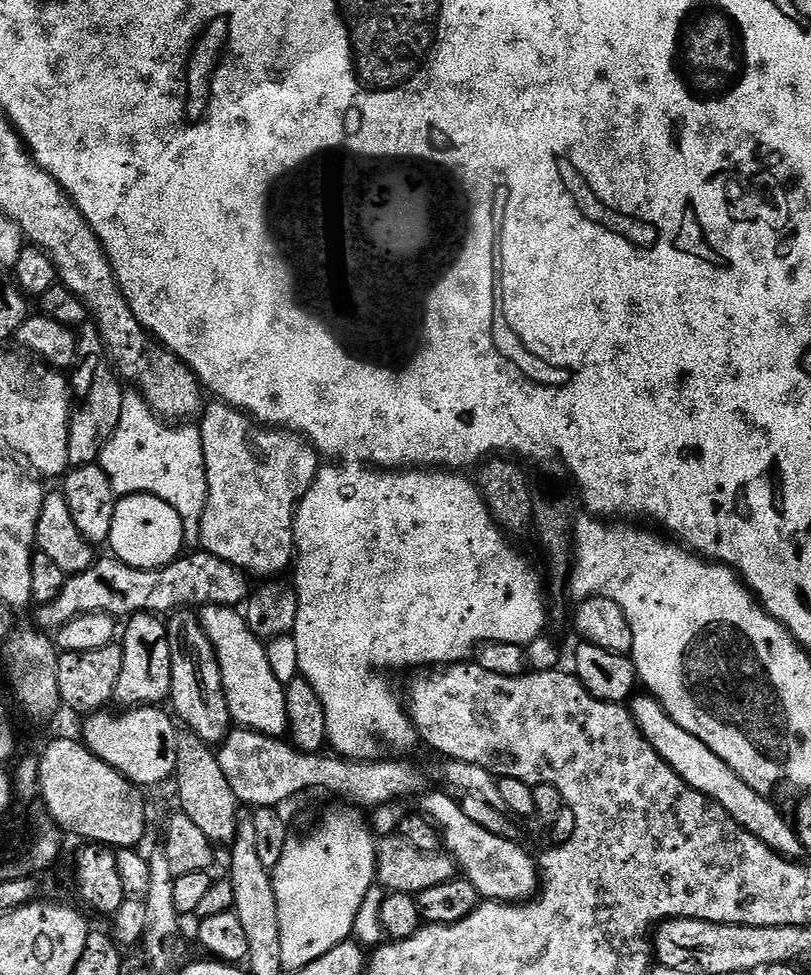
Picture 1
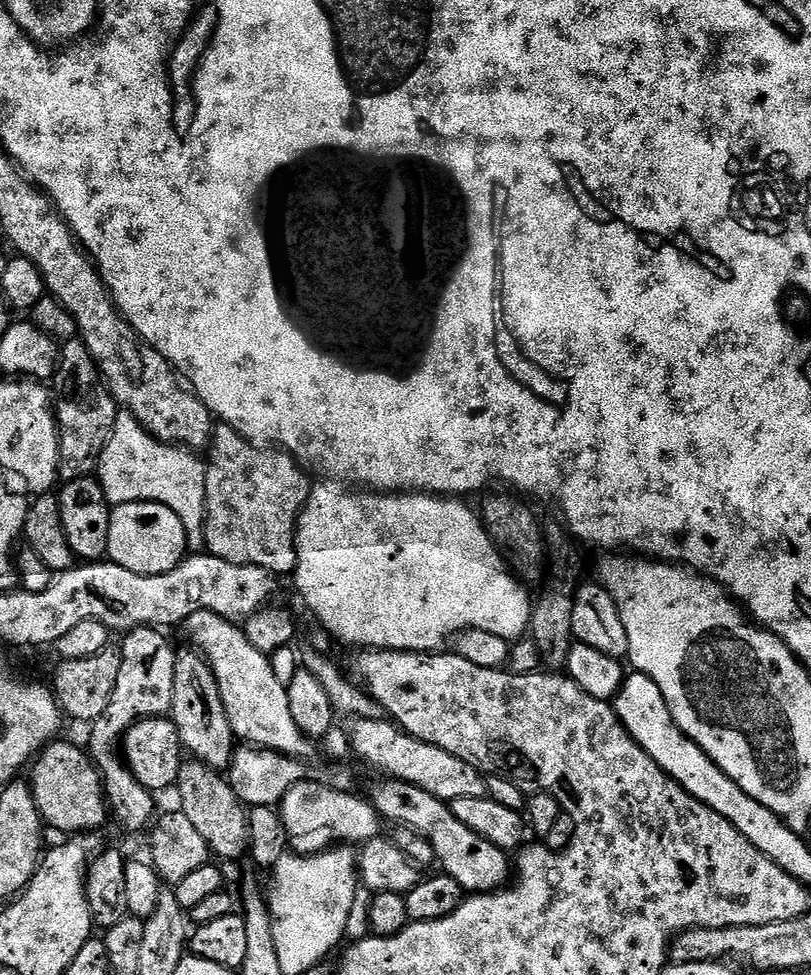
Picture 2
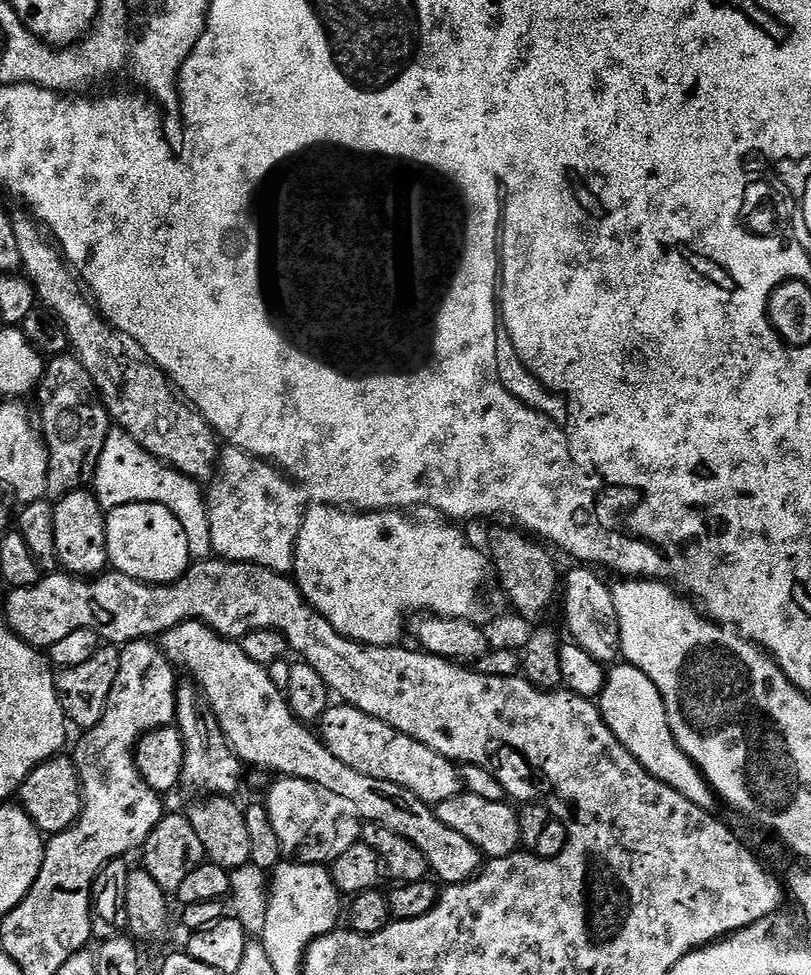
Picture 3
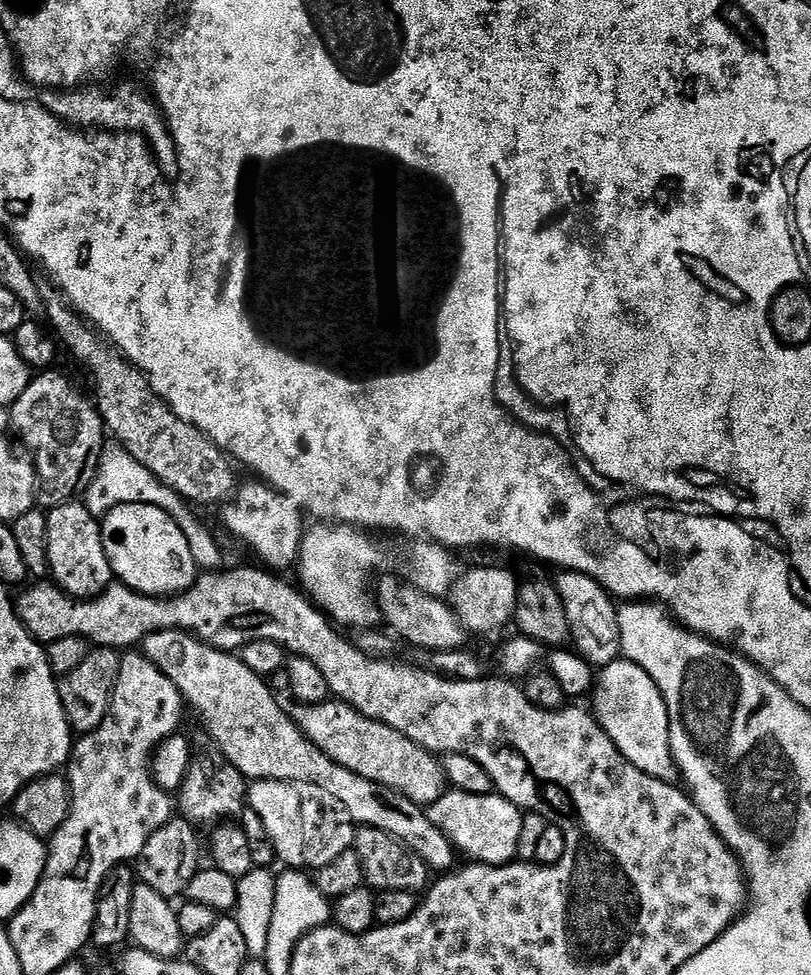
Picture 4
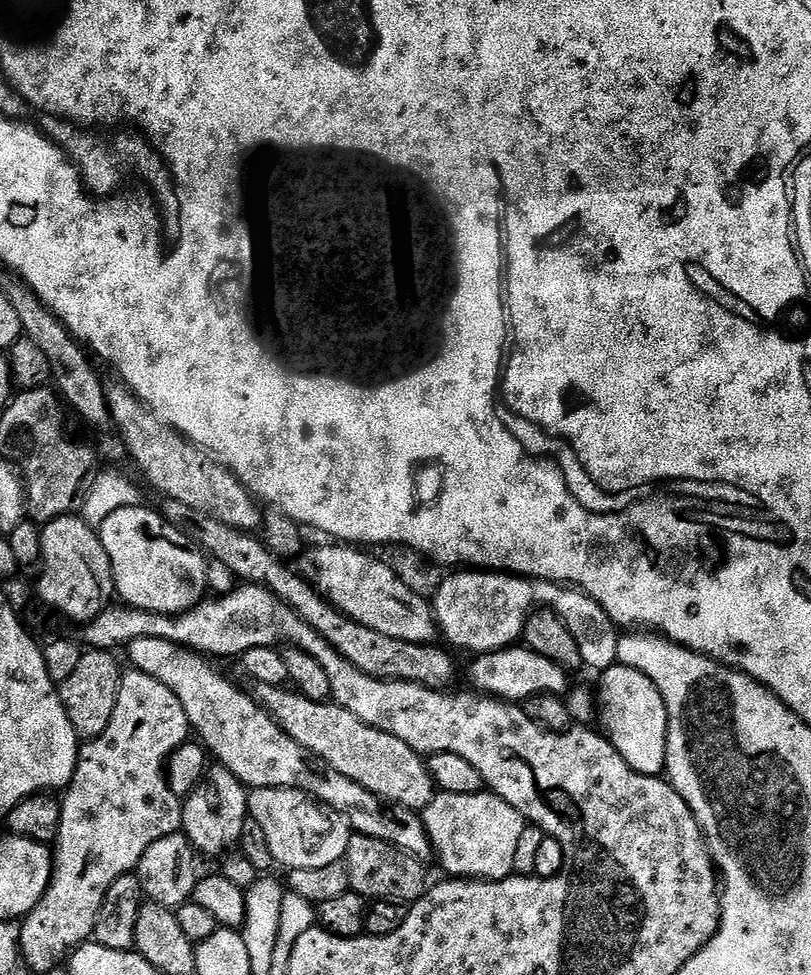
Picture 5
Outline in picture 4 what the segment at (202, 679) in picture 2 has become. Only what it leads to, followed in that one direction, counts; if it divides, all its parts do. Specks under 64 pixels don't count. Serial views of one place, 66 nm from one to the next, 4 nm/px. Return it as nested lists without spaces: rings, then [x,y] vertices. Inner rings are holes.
[[[205,742],[201,748],[199,745],[193,751],[192,762],[180,787],[178,793],[179,815],[193,826],[201,826],[200,824],[216,826],[221,822],[231,821],[233,818],[239,817],[248,804],[249,785],[248,777],[243,776],[230,763],[226,754],[222,754],[222,750],[217,744]]]

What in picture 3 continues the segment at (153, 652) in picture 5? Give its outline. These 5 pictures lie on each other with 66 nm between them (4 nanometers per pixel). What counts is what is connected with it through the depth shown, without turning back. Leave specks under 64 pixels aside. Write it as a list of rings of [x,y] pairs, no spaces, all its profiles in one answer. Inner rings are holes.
[[[187,620],[166,630],[164,635],[159,637],[158,643],[173,668],[194,678],[200,685],[222,726],[222,732],[226,734],[230,742],[232,751],[245,765],[253,764],[256,768],[277,772],[275,775],[280,778],[308,779],[320,786],[326,786],[326,789],[345,797],[347,801],[354,802],[354,807],[358,810],[362,821],[386,830],[394,830],[394,834],[402,834],[402,838],[414,842],[426,854],[431,875],[441,885],[465,884],[481,871],[480,848],[474,842],[470,842],[470,838],[458,834],[458,830],[450,830],[446,822],[437,818],[433,805],[424,804],[422,798],[418,798],[417,794],[404,786],[398,786],[395,782],[382,781],[380,778],[367,777],[366,774],[354,770],[353,766],[342,762],[342,759],[336,758],[321,737],[315,731],[312,733],[313,729],[309,725],[297,720],[296,715],[290,710],[287,695],[278,686],[274,686],[267,667],[254,662],[254,658],[250,658],[250,654],[246,654],[246,650],[237,641],[220,636],[210,625],[203,624],[200,620]]]

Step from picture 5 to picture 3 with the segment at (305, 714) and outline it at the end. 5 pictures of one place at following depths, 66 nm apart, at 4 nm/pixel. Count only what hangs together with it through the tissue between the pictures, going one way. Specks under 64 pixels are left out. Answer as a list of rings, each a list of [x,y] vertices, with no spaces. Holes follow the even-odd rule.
[[[345,704],[331,705],[320,721],[320,736],[336,758],[367,777],[395,782],[422,798],[424,804],[441,804],[465,789],[463,773],[455,761],[430,750],[424,743],[394,730],[388,723]]]

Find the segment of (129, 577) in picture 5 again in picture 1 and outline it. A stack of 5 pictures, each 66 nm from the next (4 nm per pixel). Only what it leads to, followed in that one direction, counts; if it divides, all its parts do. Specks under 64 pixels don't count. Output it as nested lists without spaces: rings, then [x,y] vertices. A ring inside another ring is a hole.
[[[125,496],[117,499],[114,526],[110,526],[108,539],[111,555],[135,568],[165,568],[171,560],[185,551],[184,523],[162,498],[157,496]]]

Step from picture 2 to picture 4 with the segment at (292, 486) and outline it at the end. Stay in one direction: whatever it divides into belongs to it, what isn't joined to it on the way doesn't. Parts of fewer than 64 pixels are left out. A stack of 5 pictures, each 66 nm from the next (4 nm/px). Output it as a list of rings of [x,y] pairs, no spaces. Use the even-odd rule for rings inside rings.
[[[241,483],[237,487],[235,497],[223,509],[224,524],[228,527],[229,534],[234,539],[241,540],[250,551],[256,552],[258,559],[265,560],[260,562],[269,569],[280,570],[276,568],[288,568],[291,564],[293,567],[300,555],[300,541],[306,531],[302,509],[289,496],[277,492],[269,484],[255,483]]]

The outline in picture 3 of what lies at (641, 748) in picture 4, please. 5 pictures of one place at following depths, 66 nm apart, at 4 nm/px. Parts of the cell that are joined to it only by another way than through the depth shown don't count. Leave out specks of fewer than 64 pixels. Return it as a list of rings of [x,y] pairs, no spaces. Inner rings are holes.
[[[627,662],[615,665],[607,673],[603,694],[598,698],[598,707],[611,732],[634,754],[648,773],[677,790],[692,805],[711,812],[716,810],[716,793],[696,763],[678,746],[670,730],[665,704],[648,675]]]

